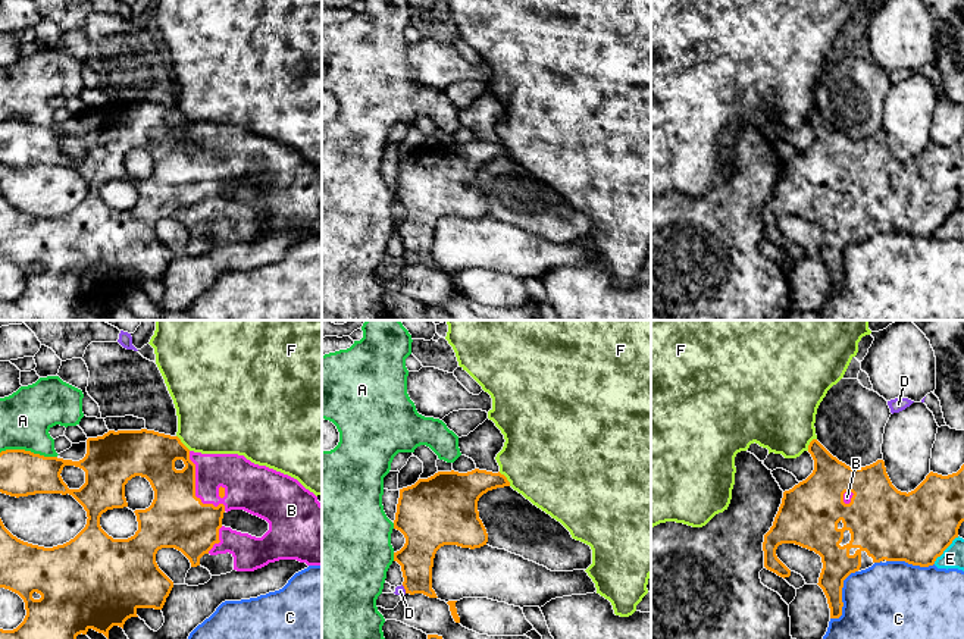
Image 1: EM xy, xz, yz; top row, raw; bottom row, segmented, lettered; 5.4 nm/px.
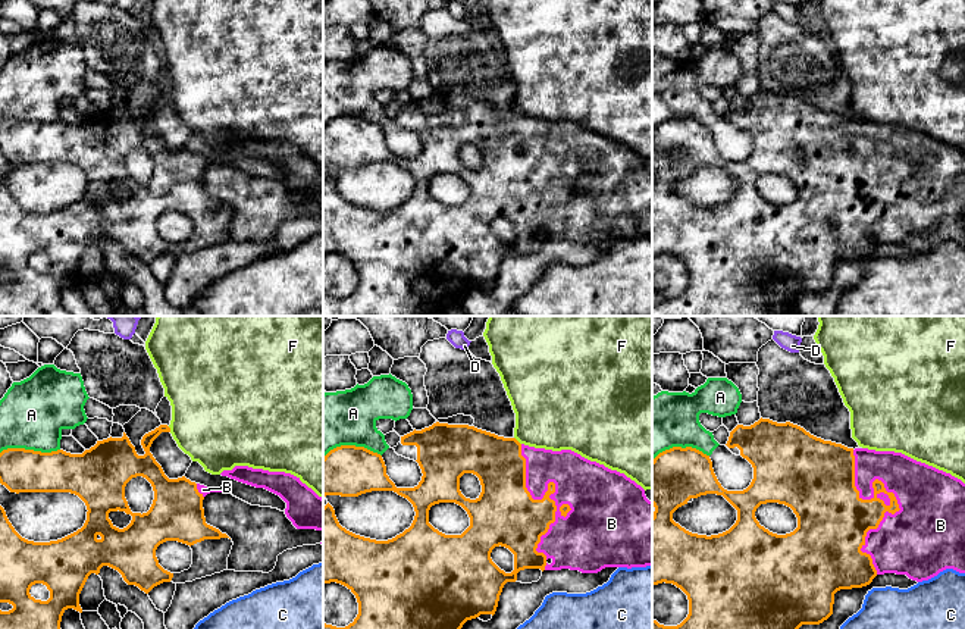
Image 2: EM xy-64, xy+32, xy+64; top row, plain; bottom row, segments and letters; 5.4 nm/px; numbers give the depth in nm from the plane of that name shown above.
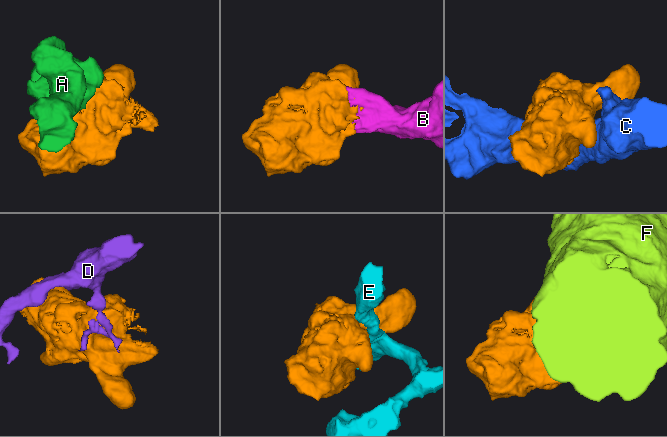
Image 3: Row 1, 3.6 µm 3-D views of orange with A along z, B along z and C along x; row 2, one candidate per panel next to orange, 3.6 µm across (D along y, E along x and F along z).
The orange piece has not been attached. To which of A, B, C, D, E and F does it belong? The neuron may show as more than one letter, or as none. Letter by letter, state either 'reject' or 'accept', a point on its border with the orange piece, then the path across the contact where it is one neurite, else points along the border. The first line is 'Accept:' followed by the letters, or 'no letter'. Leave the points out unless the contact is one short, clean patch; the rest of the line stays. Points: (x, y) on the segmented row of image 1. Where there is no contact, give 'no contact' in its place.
Accept: B
A: reject; meets orange in xy at (28, 451)
B: accept; meets orange in xy at (194, 489)
C: reject; meets orange in yz at (841, 597)
D: reject; meets orange in xz at (404, 588)
E: reject; meets orange in yz at (945, 548)
F: reject; meets orange in xz at (506, 478); border along xz (498, 472), (510, 485)

